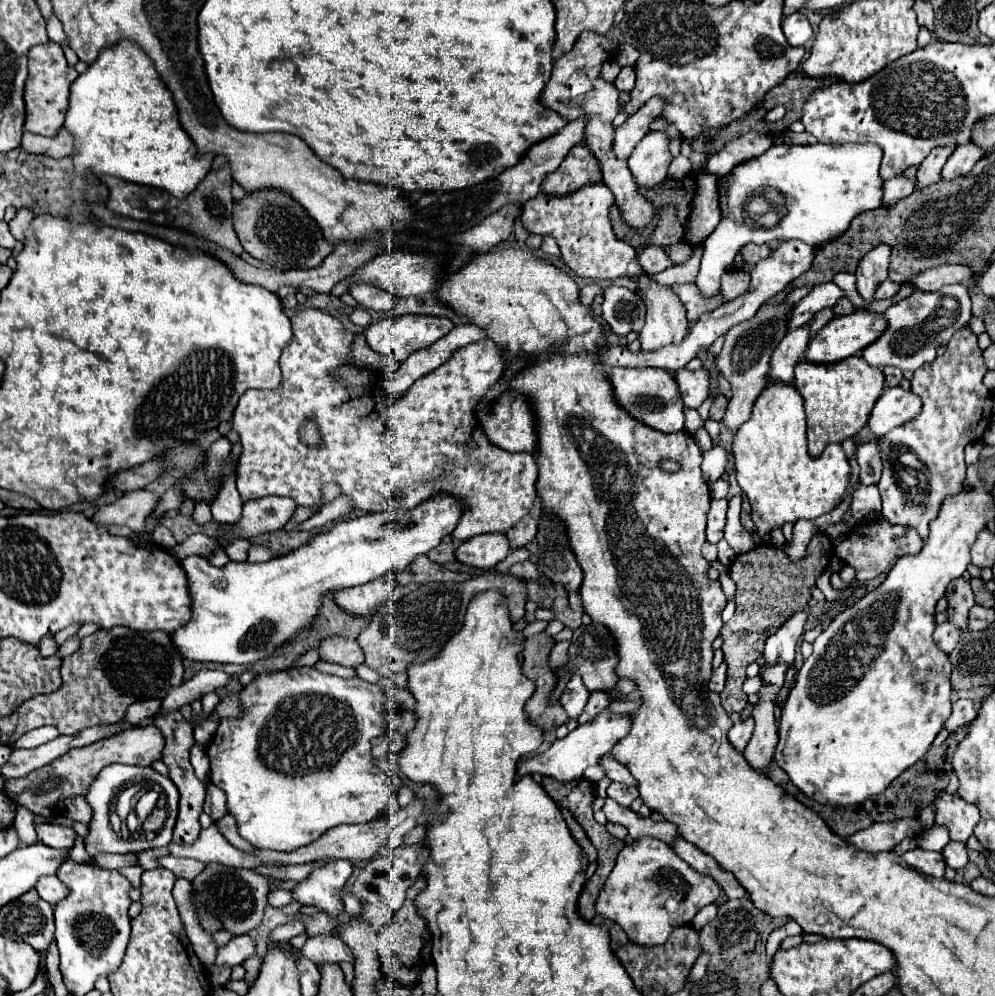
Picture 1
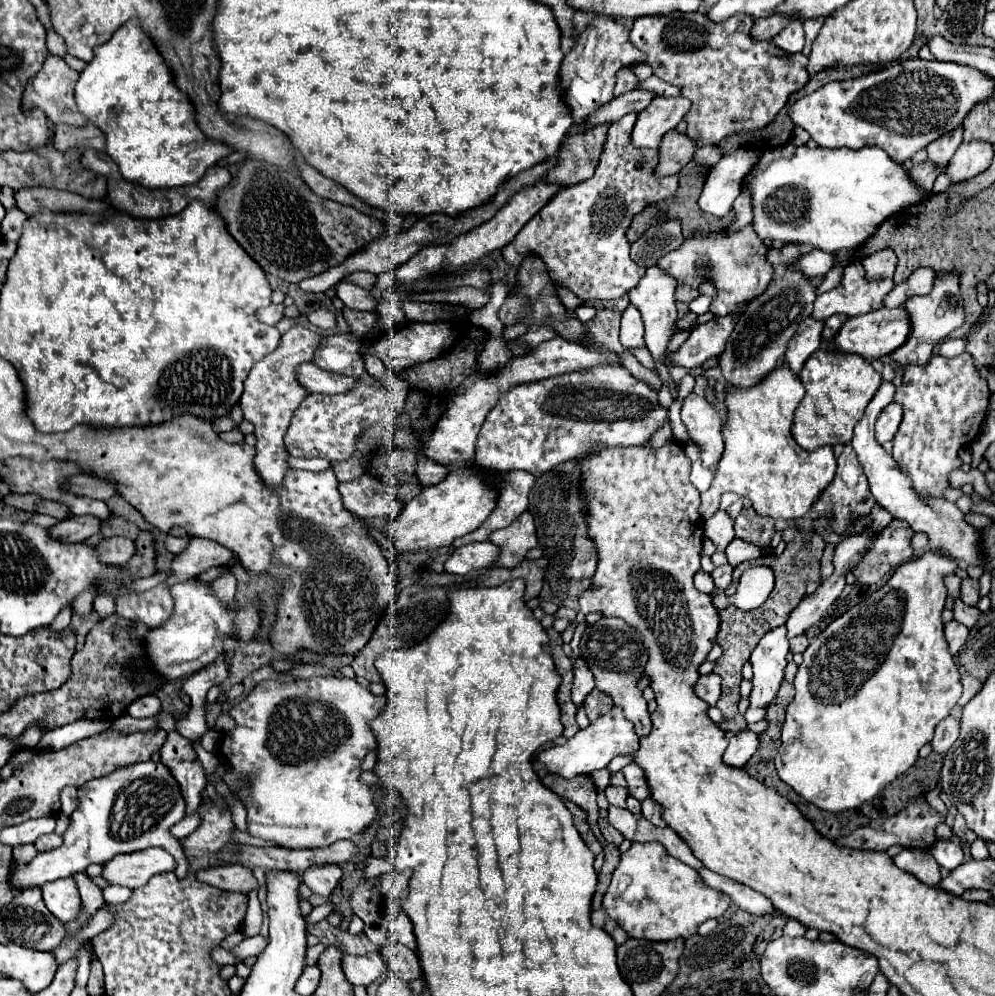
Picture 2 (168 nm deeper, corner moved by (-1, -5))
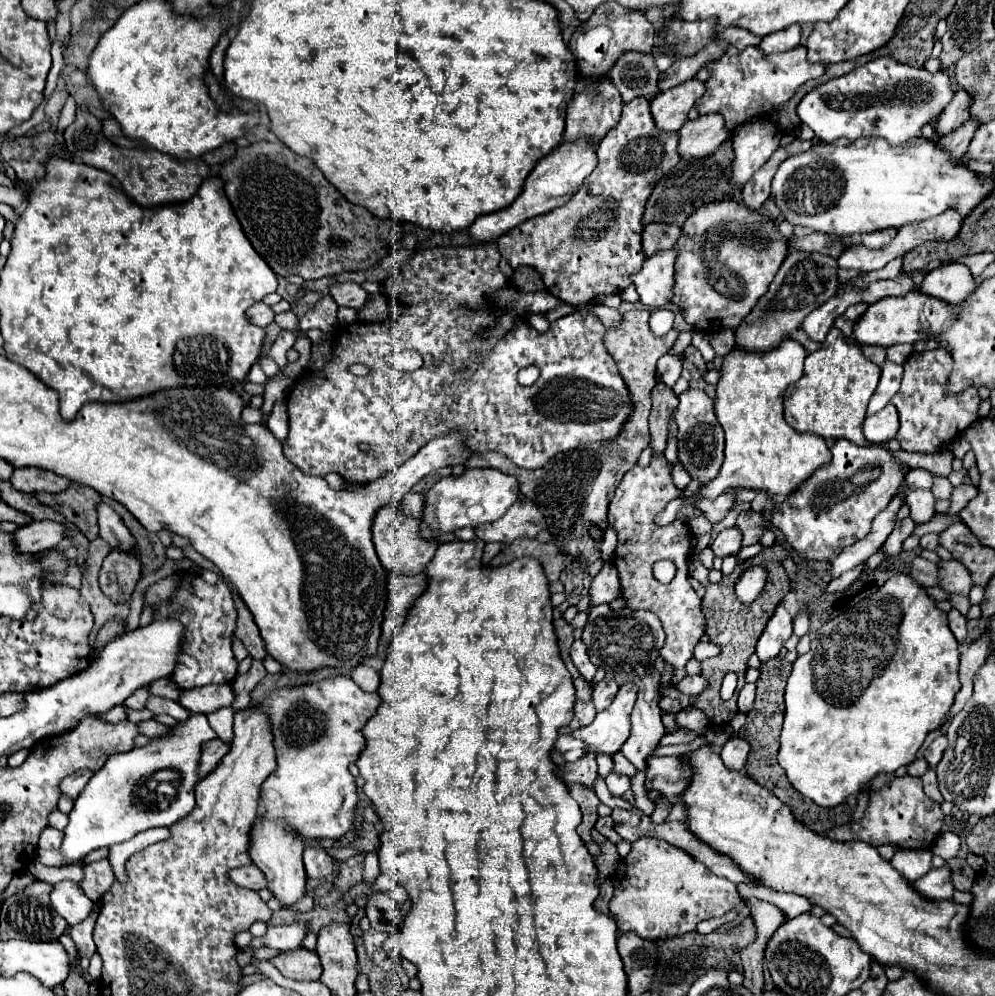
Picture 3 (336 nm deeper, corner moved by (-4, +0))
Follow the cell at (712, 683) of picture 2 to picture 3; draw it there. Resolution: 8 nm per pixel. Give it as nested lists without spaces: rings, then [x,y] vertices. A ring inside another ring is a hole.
[[[697,674],[697,676],[685,676],[675,688],[679,692],[683,692],[683,694],[701,694],[701,692],[707,690],[707,678],[703,678],[701,674]]]

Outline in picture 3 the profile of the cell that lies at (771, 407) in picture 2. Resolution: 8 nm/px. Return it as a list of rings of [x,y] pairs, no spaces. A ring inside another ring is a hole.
[[[785,340],[779,348],[763,354],[733,348],[725,356],[715,398],[715,414],[725,430],[723,466],[717,478],[699,488],[695,494],[669,502],[665,510],[655,517],[658,526],[673,522],[683,506],[695,508],[697,498],[715,500],[725,492],[725,488],[733,486],[789,496],[805,480],[809,480],[815,470],[831,462],[831,452],[823,438],[815,434],[799,434],[783,418],[785,390],[803,376],[805,356],[805,348],[795,340]]]

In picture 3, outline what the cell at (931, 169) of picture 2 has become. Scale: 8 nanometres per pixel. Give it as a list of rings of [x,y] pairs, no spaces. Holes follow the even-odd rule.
[[[969,118],[969,120],[967,120],[961,128],[957,128],[955,132],[951,132],[951,134],[939,138],[939,140],[937,140],[937,146],[943,148],[945,152],[949,152],[953,158],[961,158],[961,156],[967,152],[967,146],[969,146],[969,142],[971,142],[971,138],[973,138],[973,134],[975,134],[977,128],[979,128],[979,124],[977,124],[973,118]]]

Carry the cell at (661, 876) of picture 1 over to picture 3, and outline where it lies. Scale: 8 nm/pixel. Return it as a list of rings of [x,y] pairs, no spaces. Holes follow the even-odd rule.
[[[651,836],[633,842],[631,852],[617,866],[613,884],[615,894],[609,902],[609,910],[617,918],[619,928],[623,932],[635,930],[647,940],[683,936],[695,930],[701,920],[723,916],[741,904],[733,882],[711,874],[687,852]]]

